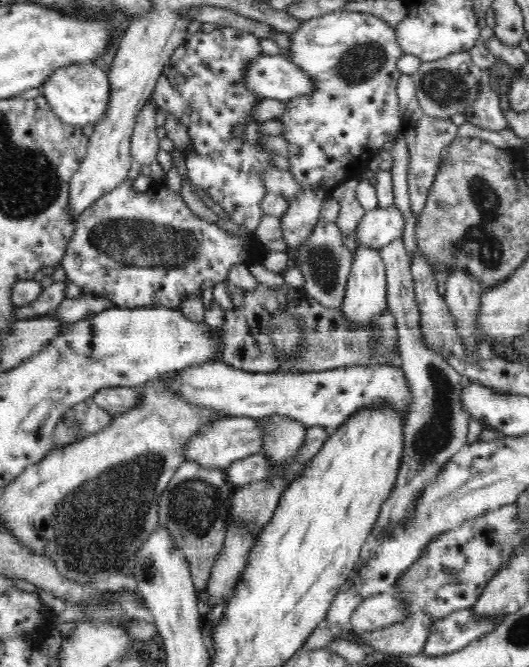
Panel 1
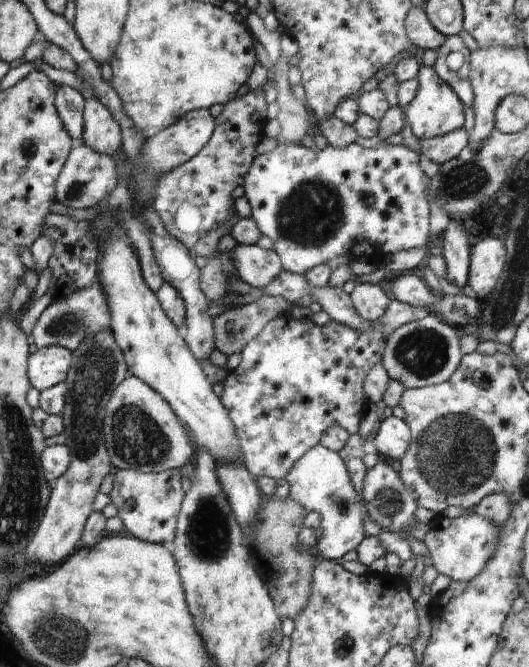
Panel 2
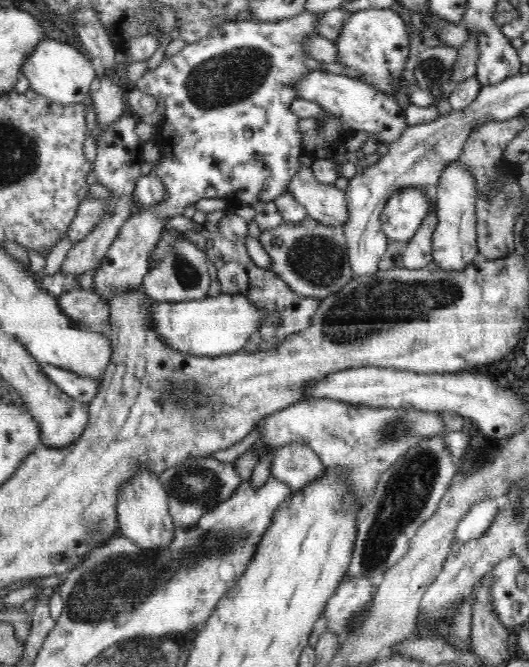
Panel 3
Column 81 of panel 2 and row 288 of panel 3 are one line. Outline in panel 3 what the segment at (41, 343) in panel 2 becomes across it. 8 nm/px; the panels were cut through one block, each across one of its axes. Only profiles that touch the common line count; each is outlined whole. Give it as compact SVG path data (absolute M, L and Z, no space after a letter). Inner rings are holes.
M308 216L300 222L284 222L276 228L262 230L259 241L269 254L272 270L289 285L289 288L301 297L325 300L328 296L342 291L353 280L353 272L349 262L349 252L346 237L342 227L333 227Z

